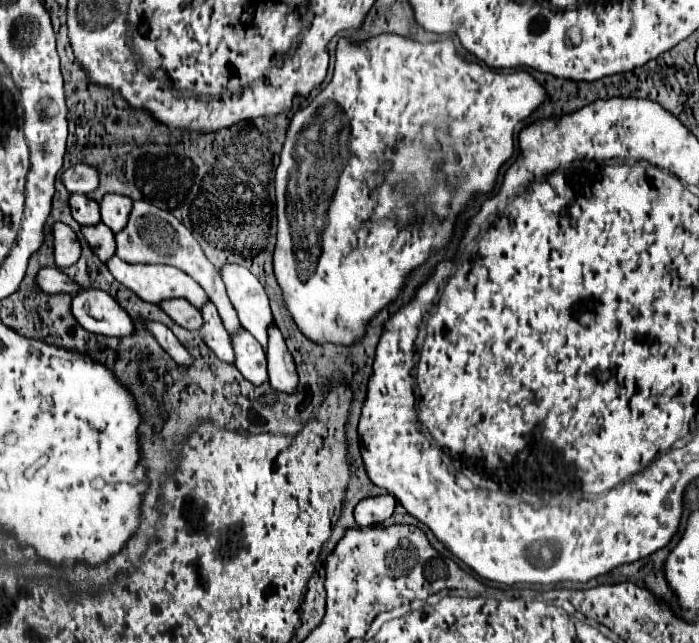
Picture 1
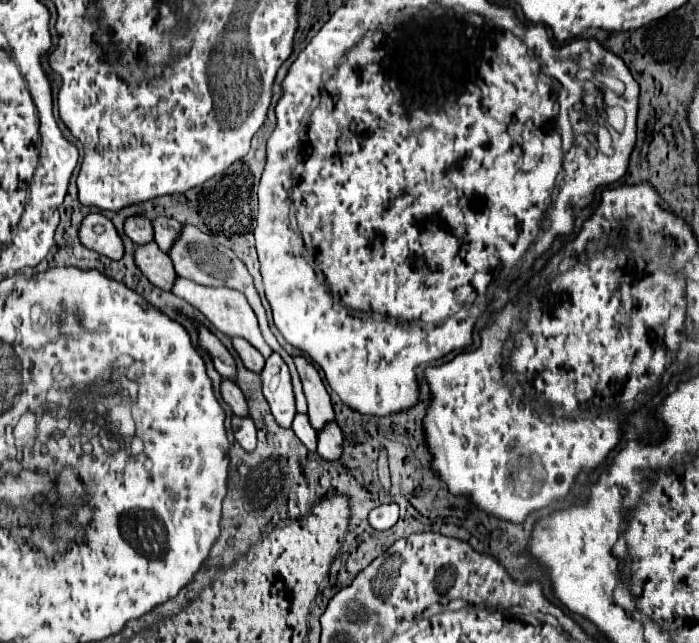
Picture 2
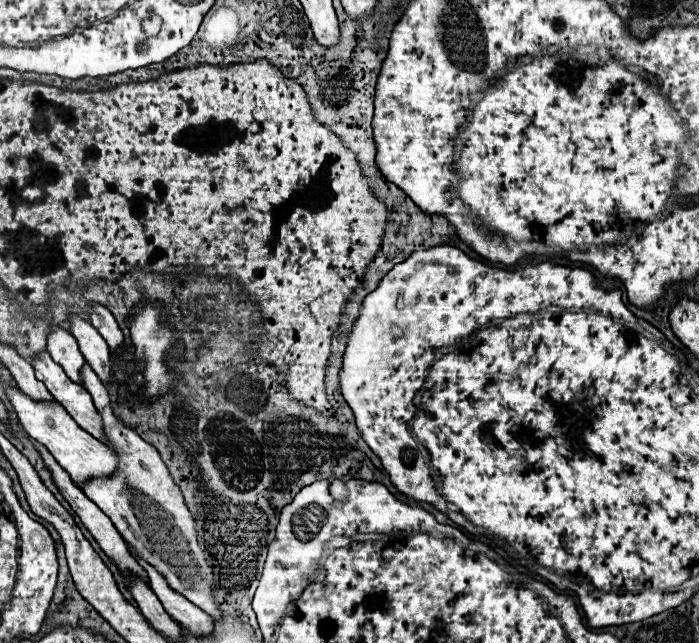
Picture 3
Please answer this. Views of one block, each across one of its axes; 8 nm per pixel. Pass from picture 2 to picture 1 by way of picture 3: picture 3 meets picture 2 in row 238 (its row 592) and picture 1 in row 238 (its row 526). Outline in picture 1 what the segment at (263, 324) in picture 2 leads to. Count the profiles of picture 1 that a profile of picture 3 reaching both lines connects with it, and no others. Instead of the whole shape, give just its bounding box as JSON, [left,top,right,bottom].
[116,200,242,334]

